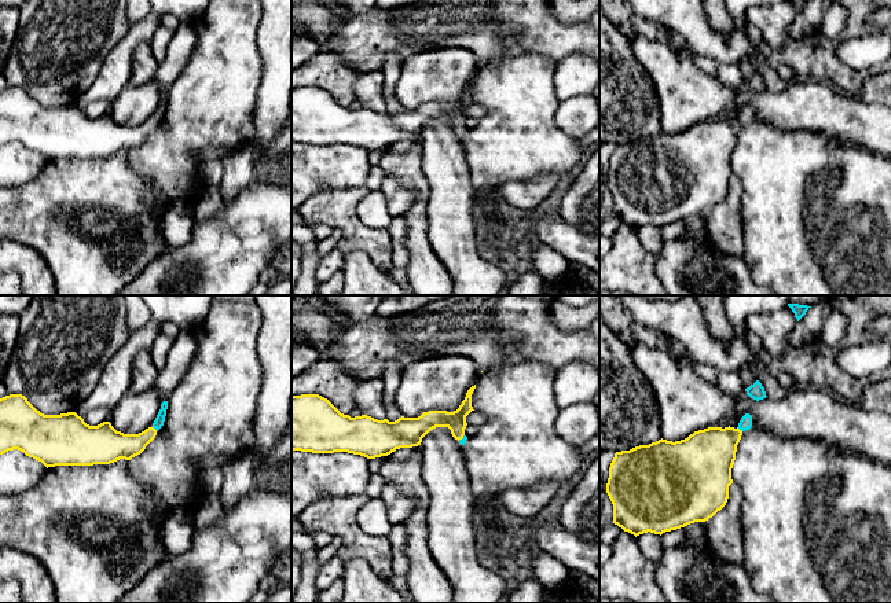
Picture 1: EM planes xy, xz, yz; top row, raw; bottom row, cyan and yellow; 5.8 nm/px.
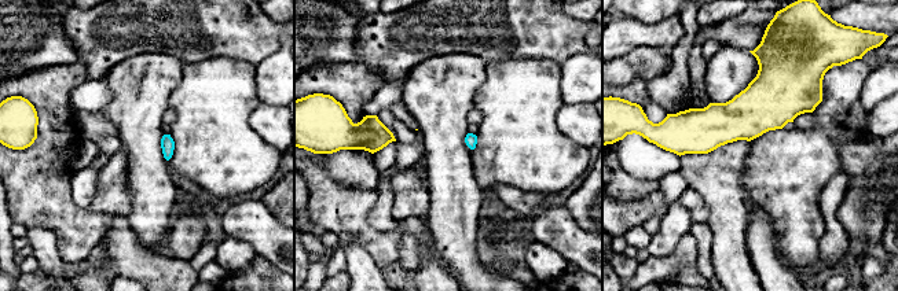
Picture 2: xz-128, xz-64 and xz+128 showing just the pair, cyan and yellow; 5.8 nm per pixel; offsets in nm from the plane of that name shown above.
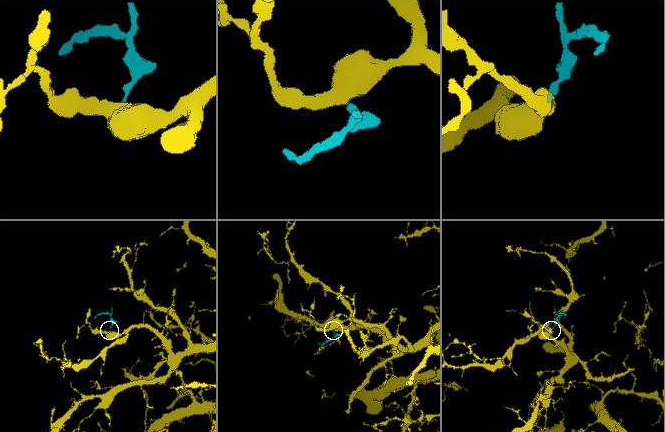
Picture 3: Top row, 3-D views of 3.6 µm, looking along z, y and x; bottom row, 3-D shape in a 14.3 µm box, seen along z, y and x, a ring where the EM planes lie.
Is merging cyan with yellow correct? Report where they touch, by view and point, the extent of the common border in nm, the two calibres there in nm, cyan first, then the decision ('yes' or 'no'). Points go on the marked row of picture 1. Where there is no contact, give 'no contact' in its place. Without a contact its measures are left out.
meets cyan in yz at (740, 429); contact 40 nm long; 80 nm thick on the cyan side, 320 nm on the other; yes

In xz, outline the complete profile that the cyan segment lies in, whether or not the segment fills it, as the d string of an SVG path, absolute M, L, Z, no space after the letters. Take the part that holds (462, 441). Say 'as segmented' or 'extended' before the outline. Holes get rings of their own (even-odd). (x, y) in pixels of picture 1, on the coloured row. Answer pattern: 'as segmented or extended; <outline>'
extended; M472 386L459 408L454 412L429 411L418 418L399 418L395 422L378 420L367 415L351 418L341 413L327 398L319 394L292 396L292 451L312 453L348 452L367 459L388 456L400 448L418 446L422 438L436 427L448 427L461 445L466 444L466 416L474 411L472 407Z

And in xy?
extended; M10 394L0 398L0 455L18 449L41 462L47 468L110 464L120 459L131 460L155 438L157 431L164 426L166 409L168 401L164 401L151 427L139 434L124 434L117 431L110 422L89 426L76 412L44 415L25 396Z

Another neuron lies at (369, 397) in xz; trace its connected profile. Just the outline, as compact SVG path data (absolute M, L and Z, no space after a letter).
M381 378L362 380L355 390L356 408L362 409L364 415L378 420L386 419L384 407L384 382Z

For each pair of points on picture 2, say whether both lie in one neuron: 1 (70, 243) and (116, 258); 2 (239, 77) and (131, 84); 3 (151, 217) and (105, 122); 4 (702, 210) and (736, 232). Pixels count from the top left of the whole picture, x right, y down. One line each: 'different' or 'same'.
1: different
2: different
3: different
4: different

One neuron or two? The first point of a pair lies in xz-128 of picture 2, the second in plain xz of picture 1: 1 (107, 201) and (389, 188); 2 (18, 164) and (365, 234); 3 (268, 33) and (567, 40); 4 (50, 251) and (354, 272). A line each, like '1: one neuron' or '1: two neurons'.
1: one neuron
2: one neuron
3: one neuron
4: one neuron

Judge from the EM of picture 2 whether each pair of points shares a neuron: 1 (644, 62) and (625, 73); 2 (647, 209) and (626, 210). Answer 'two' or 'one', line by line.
1: one
2: one

